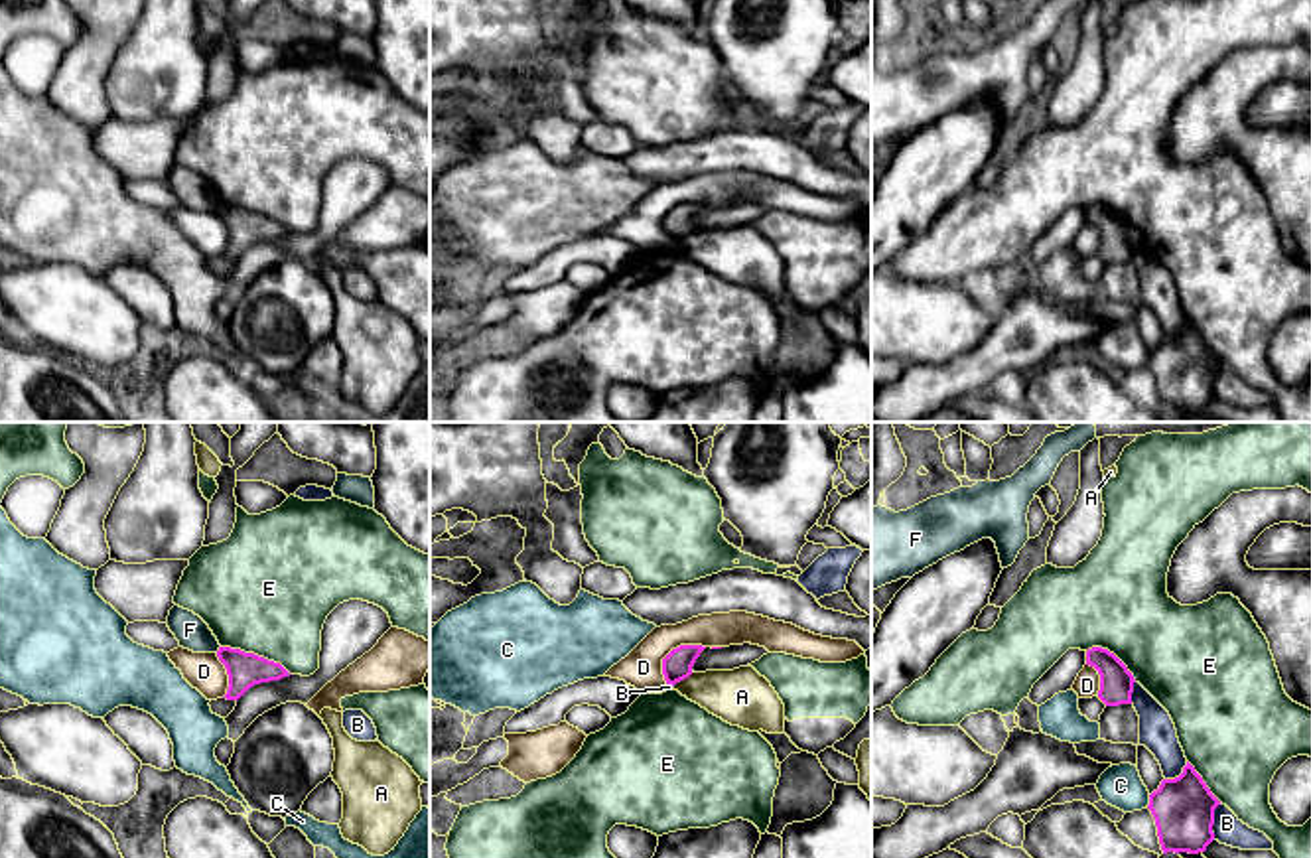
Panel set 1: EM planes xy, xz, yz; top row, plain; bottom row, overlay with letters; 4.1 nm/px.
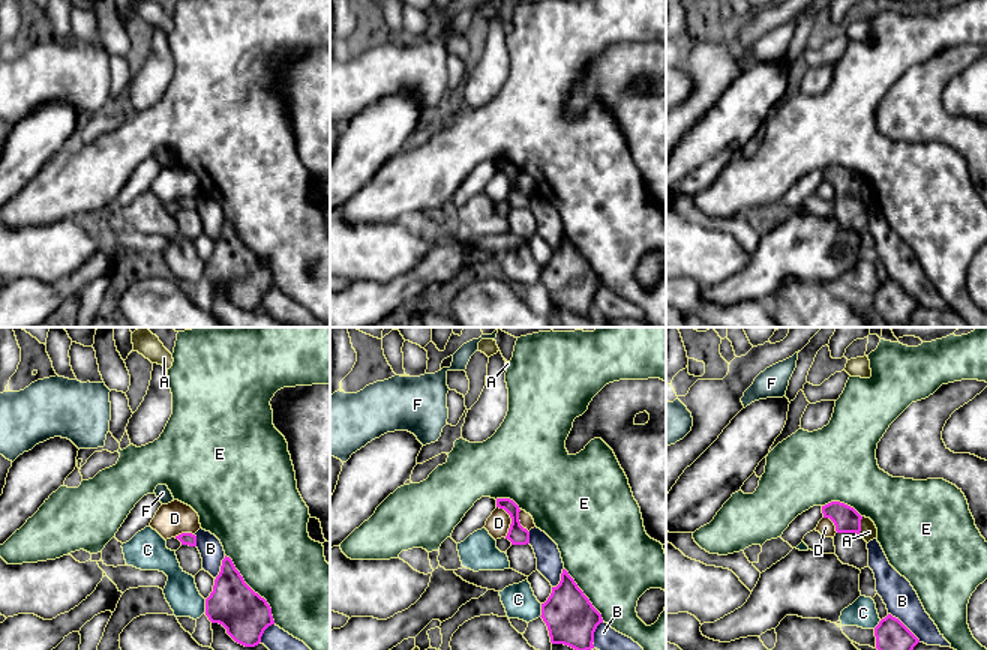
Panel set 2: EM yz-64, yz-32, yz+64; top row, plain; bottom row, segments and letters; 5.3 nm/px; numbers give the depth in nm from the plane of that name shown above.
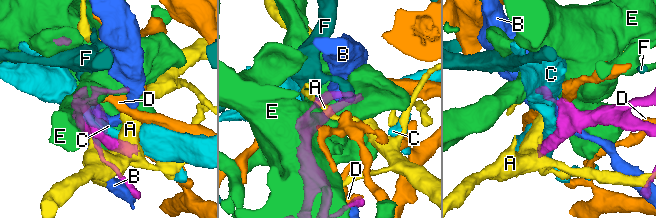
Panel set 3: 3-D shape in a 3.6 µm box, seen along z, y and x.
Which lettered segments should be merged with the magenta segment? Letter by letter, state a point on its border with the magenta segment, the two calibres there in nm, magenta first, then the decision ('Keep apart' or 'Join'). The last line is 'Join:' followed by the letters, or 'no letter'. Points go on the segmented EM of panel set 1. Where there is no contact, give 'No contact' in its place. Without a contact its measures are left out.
A: Touches magenta at xz (683, 679). Thickness 120 nm (magenta) against 240 nm. Keep apart
B: Touches magenta at yz (1213, 821). Thickness 260 nm (magenta) against 120 nm. Keep apart
C: Touches magenta at yz (1150, 801). Thickness 260 nm (magenta) against 180 nm. Keep apart
D: Touches magenta at xz (671, 651). Thickness 120 nm (magenta) against 160 nm. Keep apart
E: Touches magenta at xy (257, 655). Thickness 140 nm (magenta) against 480 nm. Keep apart
F: Touches magenta at xy (219, 649). Thickness 140 nm (magenta) against 140 nm. Keep apart
Join: no letter

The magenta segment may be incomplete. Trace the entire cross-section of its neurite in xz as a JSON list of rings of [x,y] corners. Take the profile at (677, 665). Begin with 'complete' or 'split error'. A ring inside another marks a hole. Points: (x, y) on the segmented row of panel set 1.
complete; [[[680,645],[672,649],[664,659],[662,659],[662,675],[666,684],[676,684],[692,675],[692,667],[700,653],[706,647],[702,645]]]

